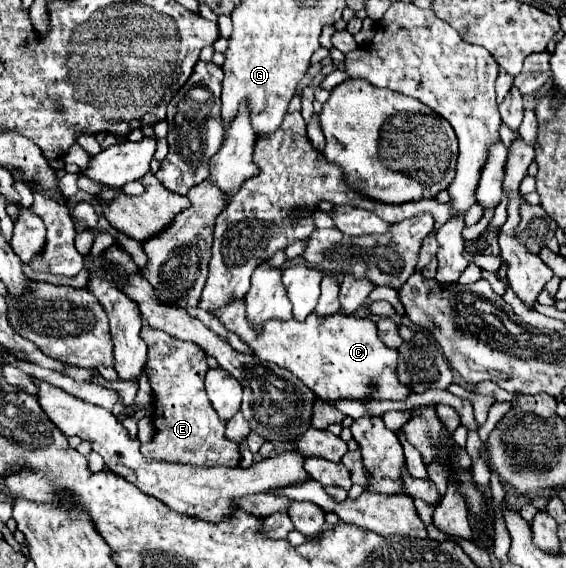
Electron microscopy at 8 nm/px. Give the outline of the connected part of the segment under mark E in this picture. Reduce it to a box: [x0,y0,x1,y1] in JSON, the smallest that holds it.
[141,326,239,466]

